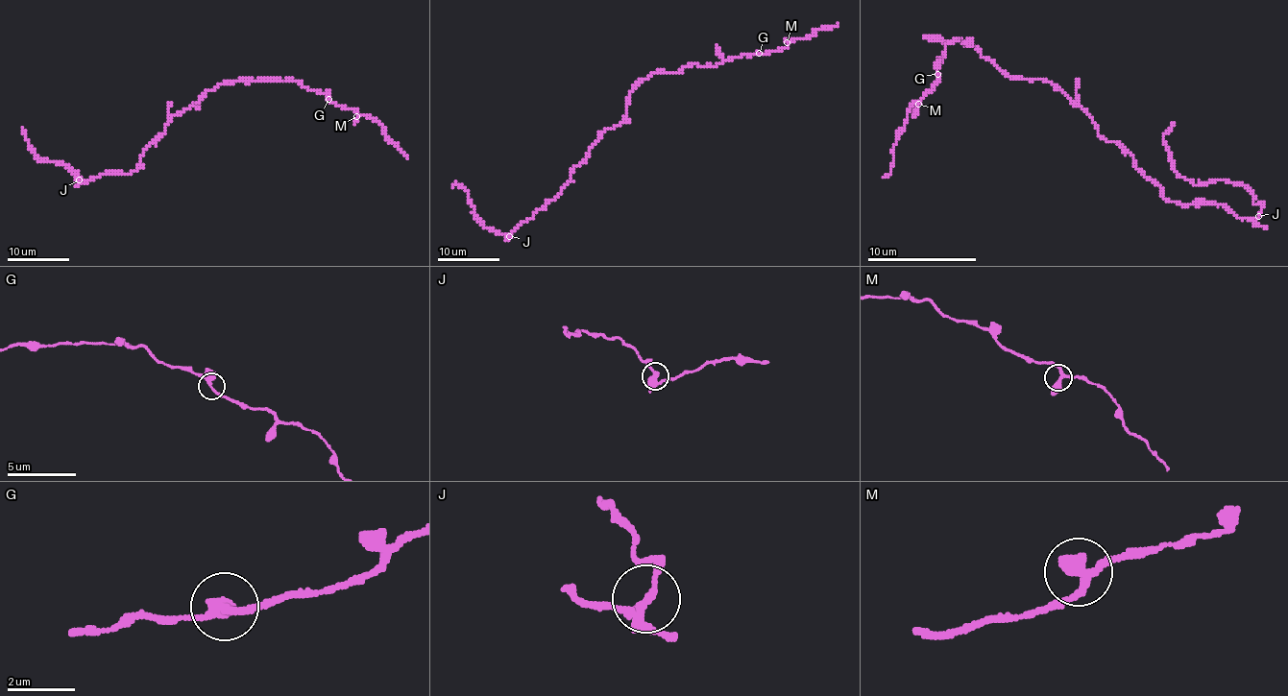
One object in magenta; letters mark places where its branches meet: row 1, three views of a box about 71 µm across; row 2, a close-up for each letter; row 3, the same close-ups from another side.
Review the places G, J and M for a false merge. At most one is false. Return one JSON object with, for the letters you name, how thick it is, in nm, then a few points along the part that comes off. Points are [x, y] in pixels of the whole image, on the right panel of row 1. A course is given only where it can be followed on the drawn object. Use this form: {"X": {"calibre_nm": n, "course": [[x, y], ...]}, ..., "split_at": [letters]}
{"J": {"calibre_nm": 280, "course": [[1258, 215], [1261, 207], [1245, 185], [1218, 180], [1196, 185], [1174, 169], [1163, 144], [1163, 133], [1174, 123]]}, "split_at": ["J"]}

